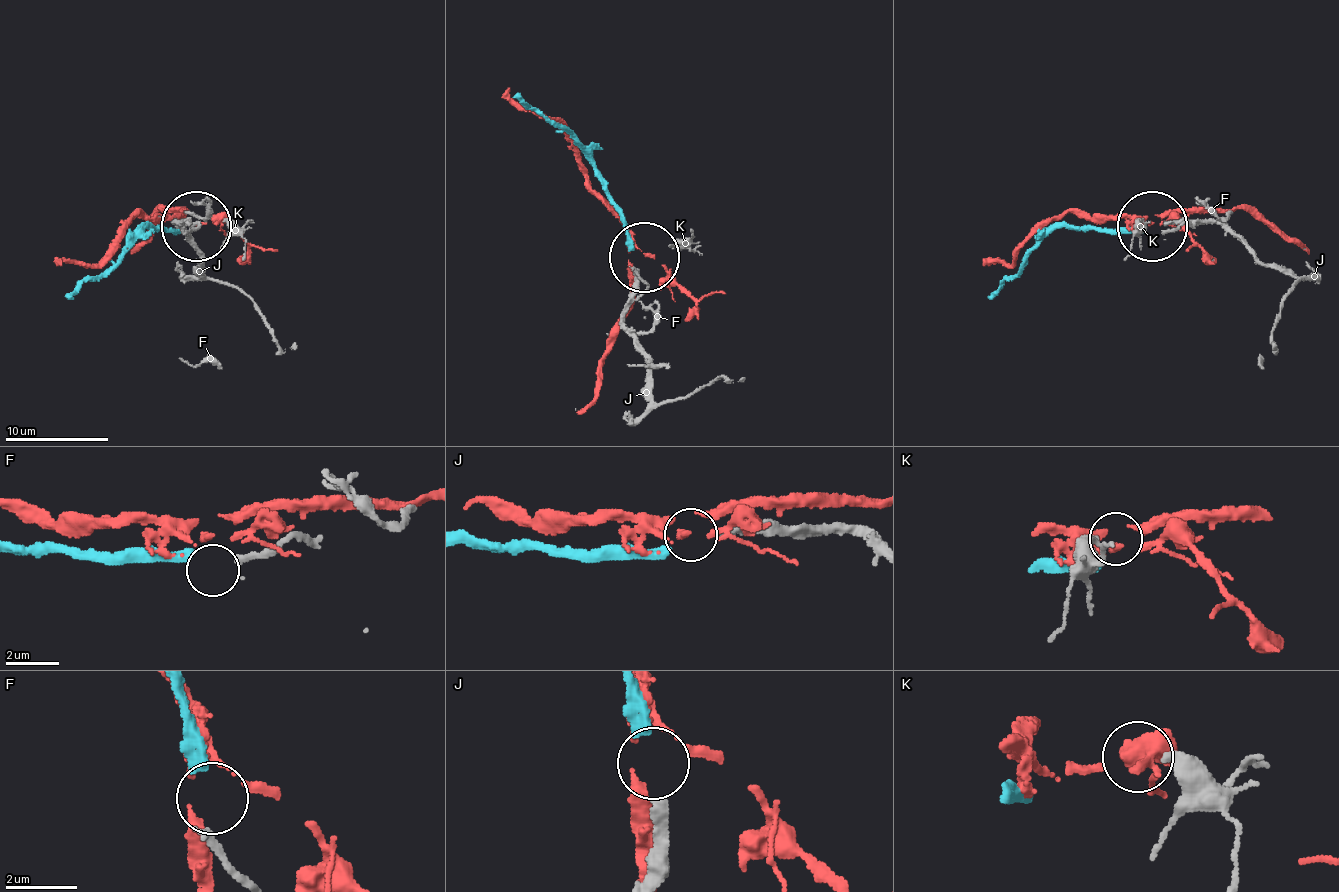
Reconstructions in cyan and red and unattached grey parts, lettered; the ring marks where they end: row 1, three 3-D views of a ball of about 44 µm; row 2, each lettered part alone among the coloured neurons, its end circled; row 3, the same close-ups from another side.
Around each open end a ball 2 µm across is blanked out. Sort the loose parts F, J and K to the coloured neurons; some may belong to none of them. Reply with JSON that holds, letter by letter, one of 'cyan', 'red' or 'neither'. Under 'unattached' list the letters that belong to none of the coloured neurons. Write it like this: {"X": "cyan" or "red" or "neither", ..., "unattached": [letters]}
{"F": "neither", "J": "cyan", "K": "red", "unattached": ["F"]}

